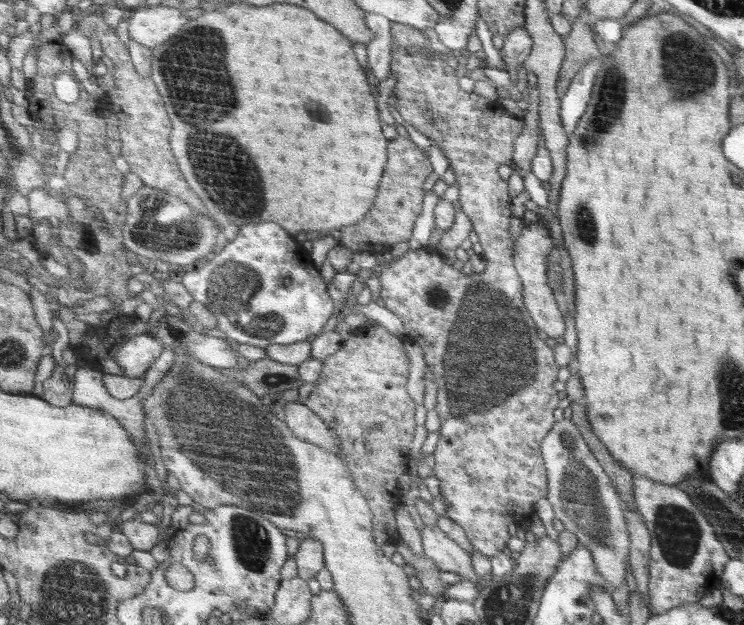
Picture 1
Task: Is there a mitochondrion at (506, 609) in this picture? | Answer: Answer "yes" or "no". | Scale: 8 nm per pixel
yes

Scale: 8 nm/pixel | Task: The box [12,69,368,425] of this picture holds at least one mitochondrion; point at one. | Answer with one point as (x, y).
(234, 289)

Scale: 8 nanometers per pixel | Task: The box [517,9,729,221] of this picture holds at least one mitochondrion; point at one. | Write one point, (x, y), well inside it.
(687, 70)

